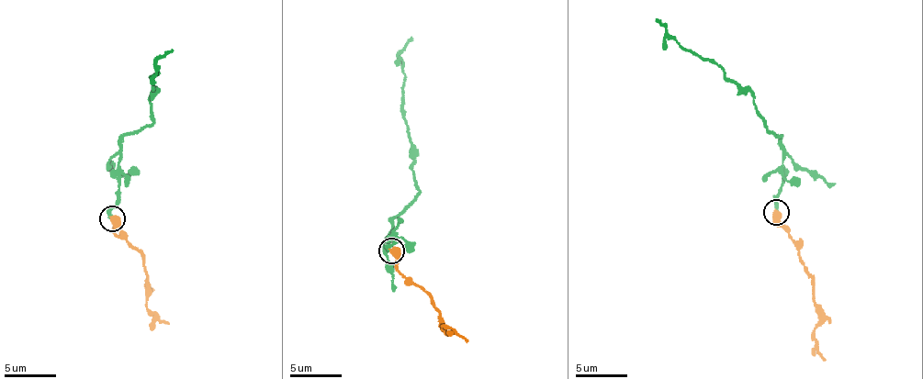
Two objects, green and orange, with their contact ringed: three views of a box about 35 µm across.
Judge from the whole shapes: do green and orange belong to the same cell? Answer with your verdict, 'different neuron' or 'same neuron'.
same neuron

